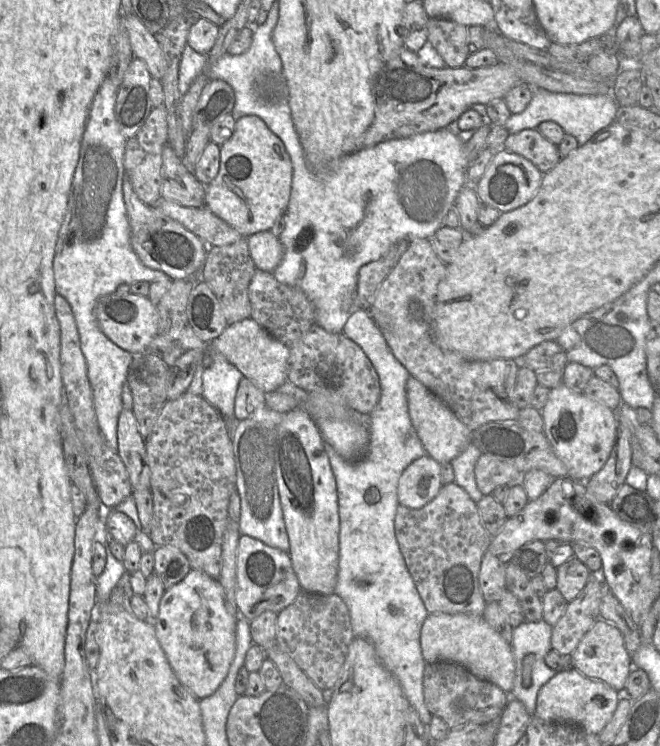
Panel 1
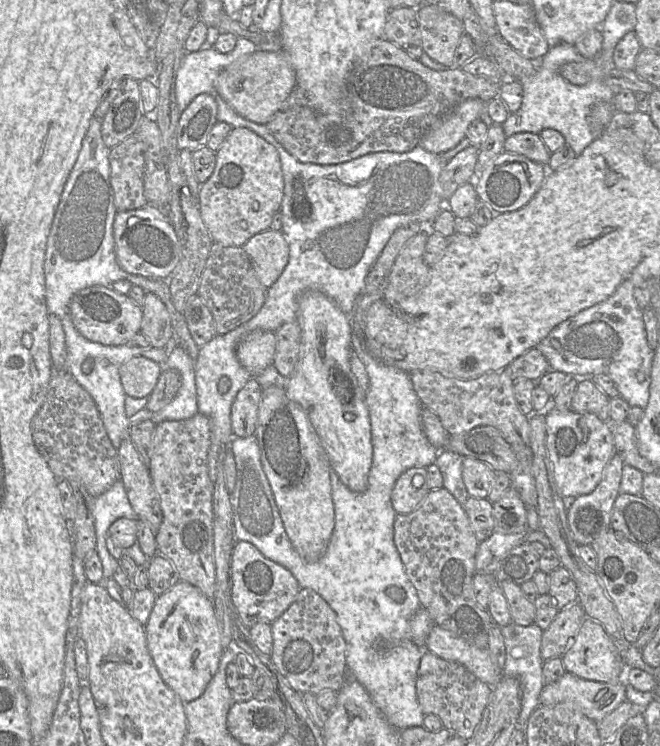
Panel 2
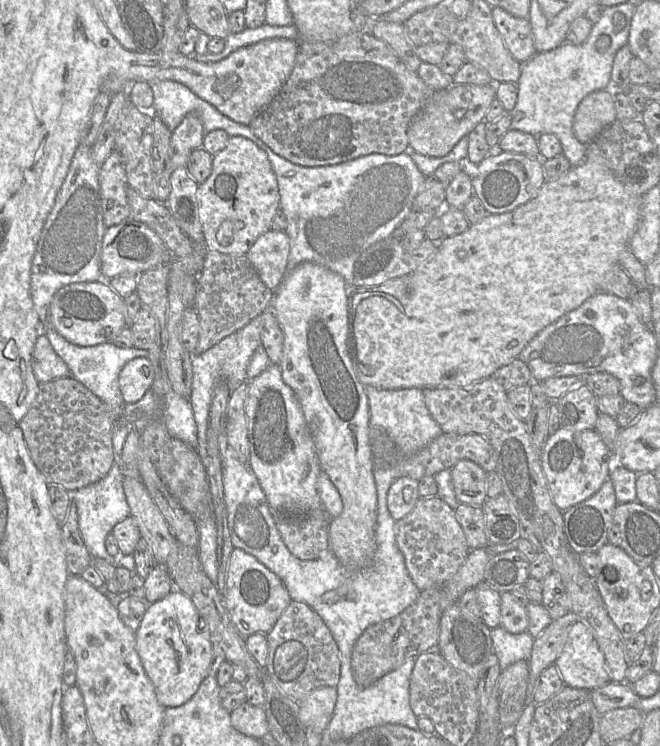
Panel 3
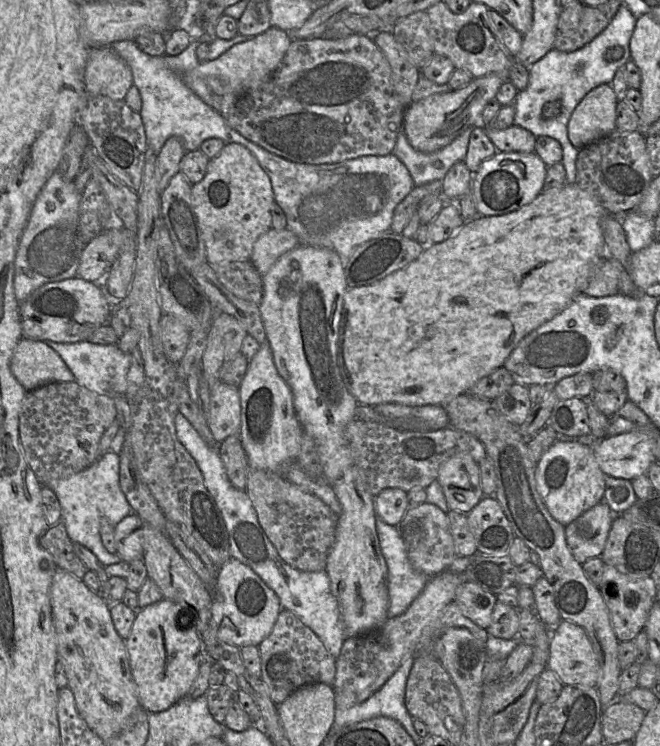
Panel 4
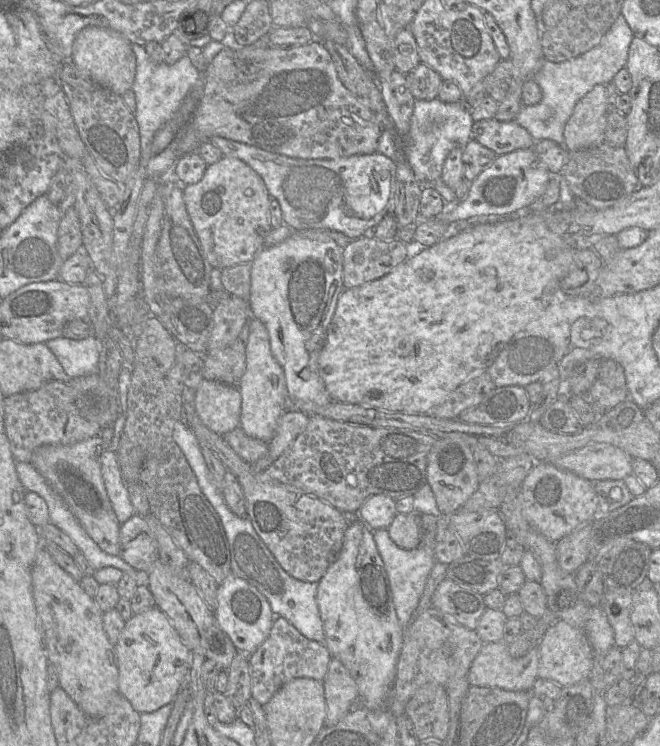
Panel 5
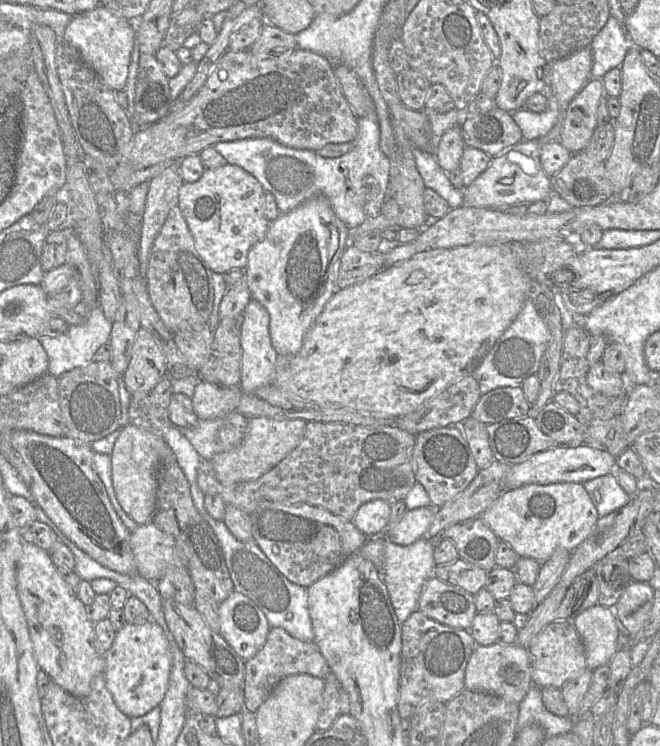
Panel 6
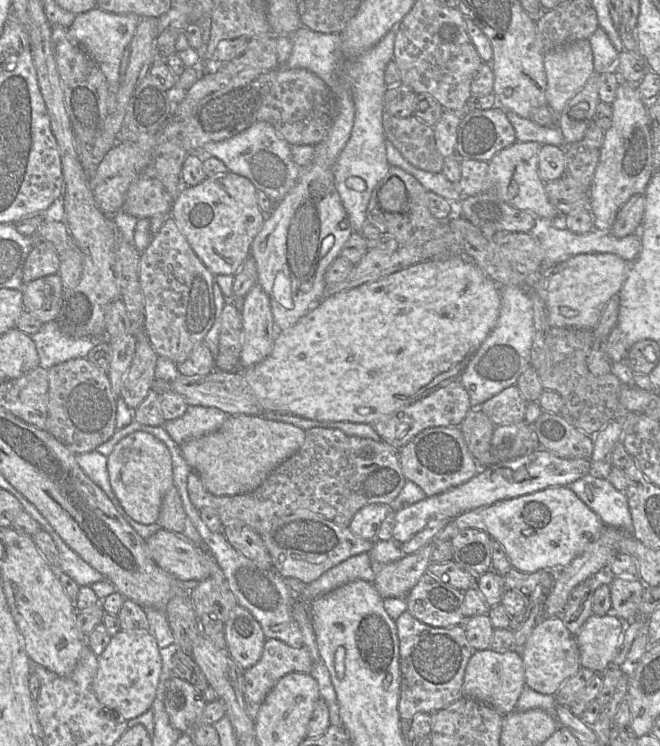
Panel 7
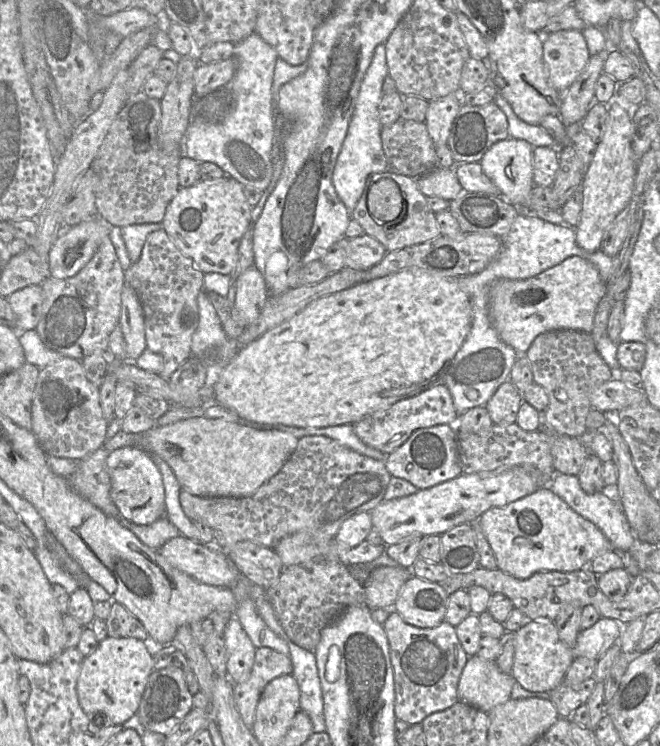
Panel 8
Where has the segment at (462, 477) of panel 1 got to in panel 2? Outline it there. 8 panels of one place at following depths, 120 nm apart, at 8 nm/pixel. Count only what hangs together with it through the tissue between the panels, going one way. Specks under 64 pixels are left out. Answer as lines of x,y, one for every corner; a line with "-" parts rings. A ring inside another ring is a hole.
441,450
435,461
443,477
443,487
464,505
470,497
462,478
462,463
465,457
448,450

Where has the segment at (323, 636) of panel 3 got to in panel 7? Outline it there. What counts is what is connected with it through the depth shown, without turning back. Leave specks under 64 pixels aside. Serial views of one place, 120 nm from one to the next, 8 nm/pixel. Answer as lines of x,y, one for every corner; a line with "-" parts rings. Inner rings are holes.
266,639
259,661
244,672
243,694
248,715
255,721
263,701
278,680
292,672
309,673
312,664
305,647
294,648
278,639

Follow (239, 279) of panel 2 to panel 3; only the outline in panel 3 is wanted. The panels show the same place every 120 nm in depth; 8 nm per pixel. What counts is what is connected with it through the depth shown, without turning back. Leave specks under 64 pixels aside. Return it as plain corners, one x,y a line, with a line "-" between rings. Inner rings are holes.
208,251
204,267
197,278
194,307
200,322
197,347
193,354
201,354
230,334
238,331
271,306
274,291
260,279
246,255

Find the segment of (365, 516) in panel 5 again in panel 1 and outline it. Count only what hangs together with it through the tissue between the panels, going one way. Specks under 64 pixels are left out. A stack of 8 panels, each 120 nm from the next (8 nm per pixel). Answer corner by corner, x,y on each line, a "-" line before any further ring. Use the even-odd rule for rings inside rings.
424,455
402,472
397,487
397,498
399,505
410,509
419,509
432,501
440,489
441,465

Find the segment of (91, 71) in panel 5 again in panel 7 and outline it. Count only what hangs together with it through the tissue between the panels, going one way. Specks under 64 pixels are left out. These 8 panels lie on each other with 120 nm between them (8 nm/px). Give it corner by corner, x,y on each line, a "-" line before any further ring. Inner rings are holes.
98,7
76,15
68,28
69,35
97,63
103,72
110,91
116,91
120,85
120,64
123,53
130,45
141,17
136,14
114,14

